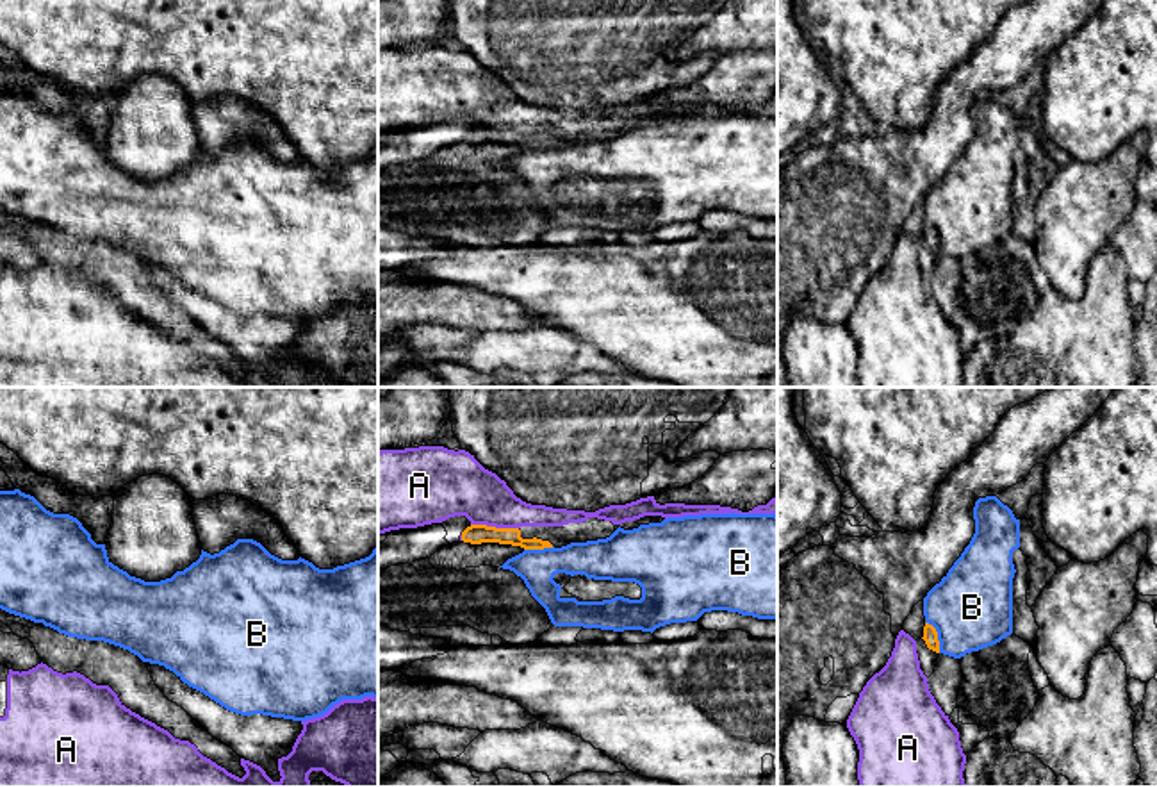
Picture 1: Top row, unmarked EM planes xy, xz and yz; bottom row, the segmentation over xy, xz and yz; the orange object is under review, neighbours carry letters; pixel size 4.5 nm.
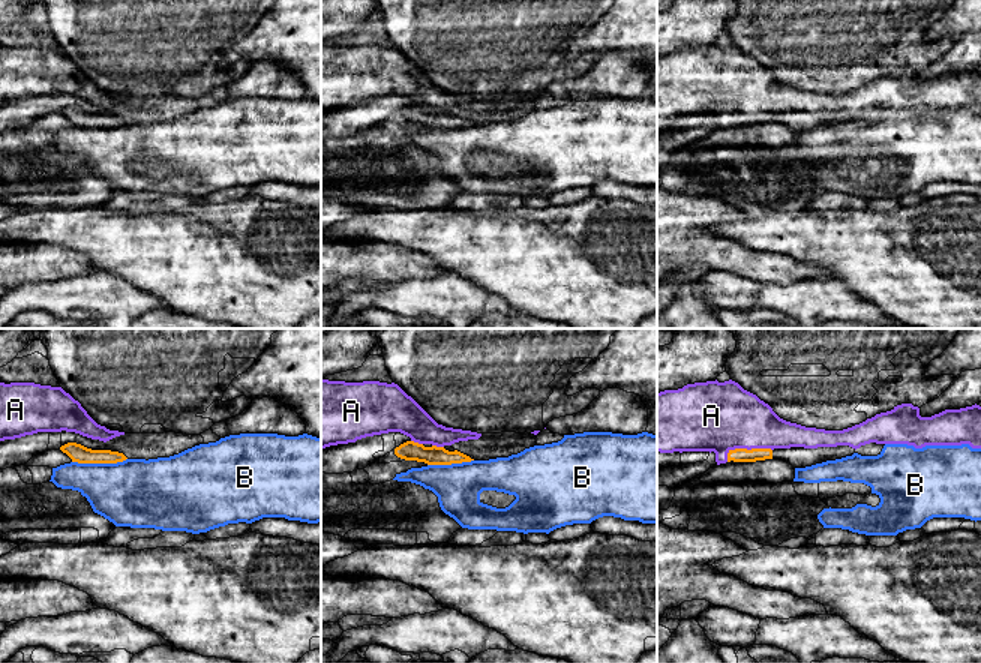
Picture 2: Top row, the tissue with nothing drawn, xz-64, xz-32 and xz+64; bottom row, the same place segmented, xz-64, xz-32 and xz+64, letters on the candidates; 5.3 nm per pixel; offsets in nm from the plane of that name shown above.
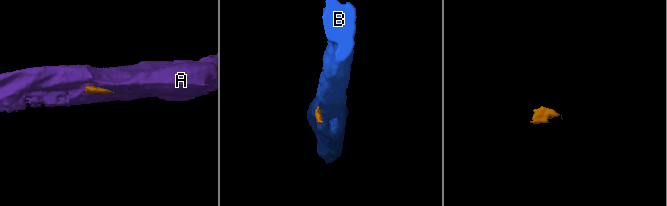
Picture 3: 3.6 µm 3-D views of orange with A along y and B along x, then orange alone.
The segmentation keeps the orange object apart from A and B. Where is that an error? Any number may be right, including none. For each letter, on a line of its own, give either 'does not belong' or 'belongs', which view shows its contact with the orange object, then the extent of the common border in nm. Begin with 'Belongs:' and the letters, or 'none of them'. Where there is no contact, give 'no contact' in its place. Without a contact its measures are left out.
Belongs: none of them
A: does not belong; meets orange in xz; contact 220 nm long
B: does not belong; meets orange in yz; contact 160 nm long

